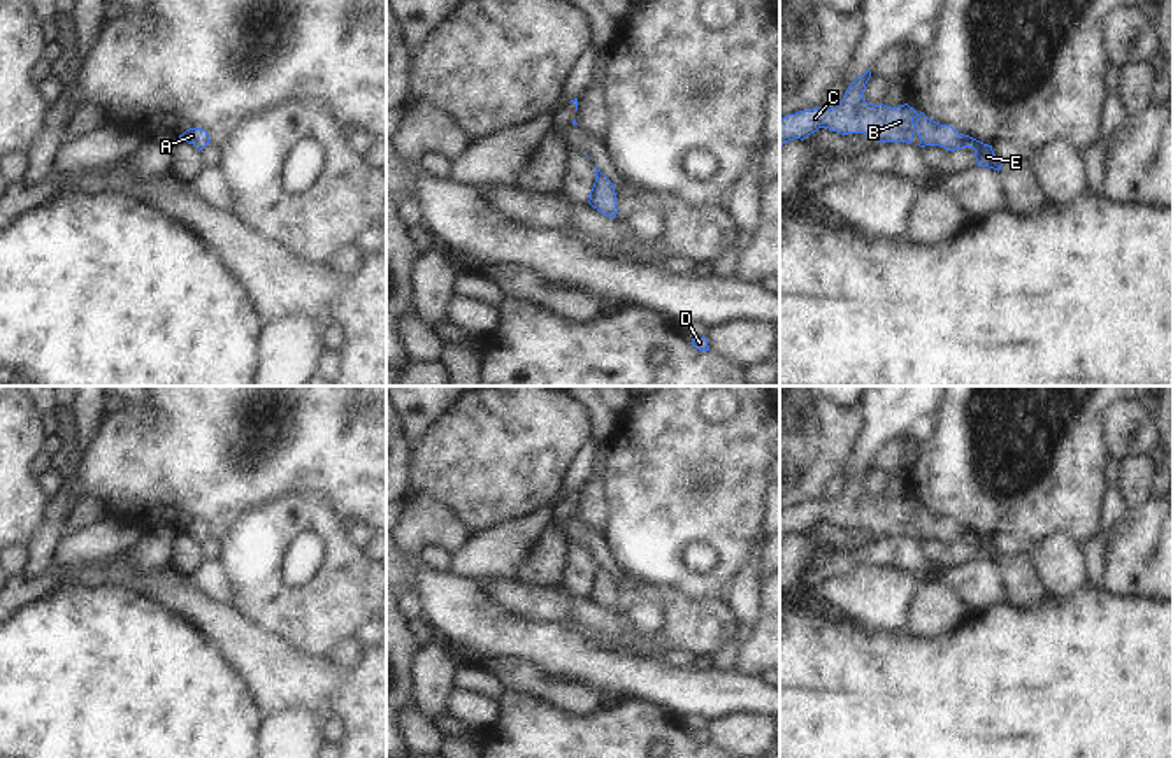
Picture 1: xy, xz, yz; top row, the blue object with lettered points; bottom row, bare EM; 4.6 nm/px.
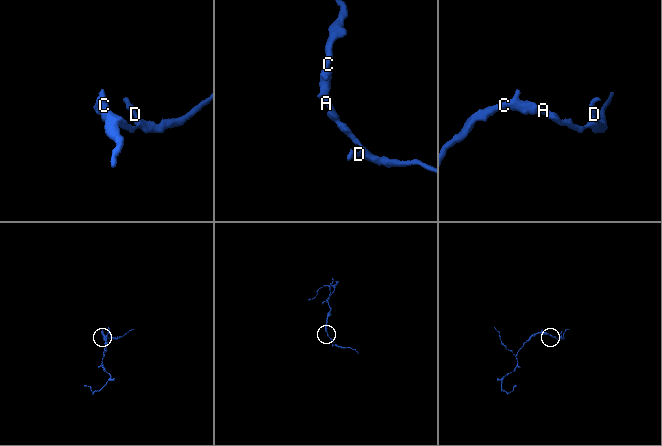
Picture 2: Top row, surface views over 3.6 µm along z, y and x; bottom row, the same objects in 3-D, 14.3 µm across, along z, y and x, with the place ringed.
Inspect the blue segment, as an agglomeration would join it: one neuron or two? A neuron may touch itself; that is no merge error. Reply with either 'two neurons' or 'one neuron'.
one neuron

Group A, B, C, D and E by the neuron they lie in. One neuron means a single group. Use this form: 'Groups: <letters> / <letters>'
Groups: A B C D E.

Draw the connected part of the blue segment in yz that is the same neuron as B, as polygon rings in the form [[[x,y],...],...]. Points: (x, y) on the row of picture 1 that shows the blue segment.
[[[866,70],[846,89],[843,100],[832,109],[813,107],[780,118],[780,147],[794,139],[804,140],[818,128],[829,128],[841,135],[864,133],[878,142],[908,142],[920,135],[920,147],[939,146],[948,151],[973,147],[978,167],[1001,170],[1003,161],[992,146],[959,133],[950,125],[939,125],[908,104],[901,107],[874,105],[864,100],[864,89],[871,77]]]

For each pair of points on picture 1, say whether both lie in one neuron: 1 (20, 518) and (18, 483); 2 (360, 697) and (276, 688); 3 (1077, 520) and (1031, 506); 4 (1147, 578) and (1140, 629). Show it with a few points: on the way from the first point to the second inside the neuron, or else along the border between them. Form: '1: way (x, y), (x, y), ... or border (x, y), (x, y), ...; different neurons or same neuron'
1: way (18, 509), (18, 492); same neuron
2: way (339, 690), (297, 688); same neuron
3: way (1066, 509), (1063, 506), (1042, 506); same neuron
4: border (1103, 588), (1122, 597), (1149, 597), (1154, 600); different neurons

